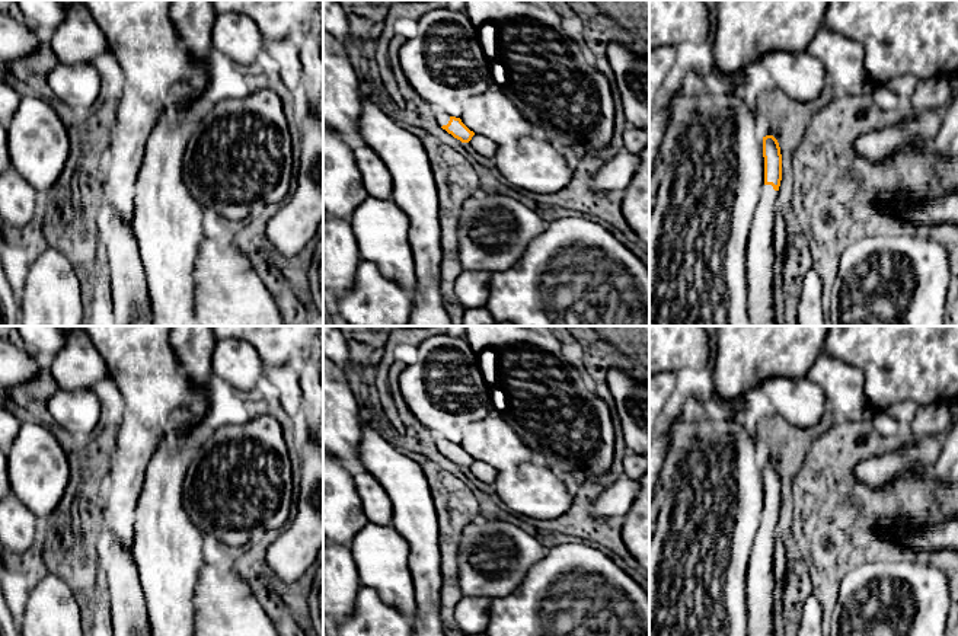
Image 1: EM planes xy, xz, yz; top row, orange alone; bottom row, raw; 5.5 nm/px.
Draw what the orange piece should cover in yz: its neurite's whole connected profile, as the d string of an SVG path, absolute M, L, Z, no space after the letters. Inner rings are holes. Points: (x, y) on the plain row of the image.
M773 461L763 463L764 511L747 565L748 636L776 636L773 632L773 550L782 506L782 480Z

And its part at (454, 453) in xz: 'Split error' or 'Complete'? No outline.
Split error

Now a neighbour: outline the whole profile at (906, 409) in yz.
M903 400L892 406L885 408L882 412L894 418L904 431L911 424L911 419L916 415L917 409L919 409L917 403L911 400Z

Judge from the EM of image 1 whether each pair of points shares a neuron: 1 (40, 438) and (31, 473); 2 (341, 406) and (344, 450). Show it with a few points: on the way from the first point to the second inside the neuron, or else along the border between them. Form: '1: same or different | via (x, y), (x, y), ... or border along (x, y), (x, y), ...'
1: same | via (40, 447), (38, 464)
2: same | via (341, 416), (341, 440)

